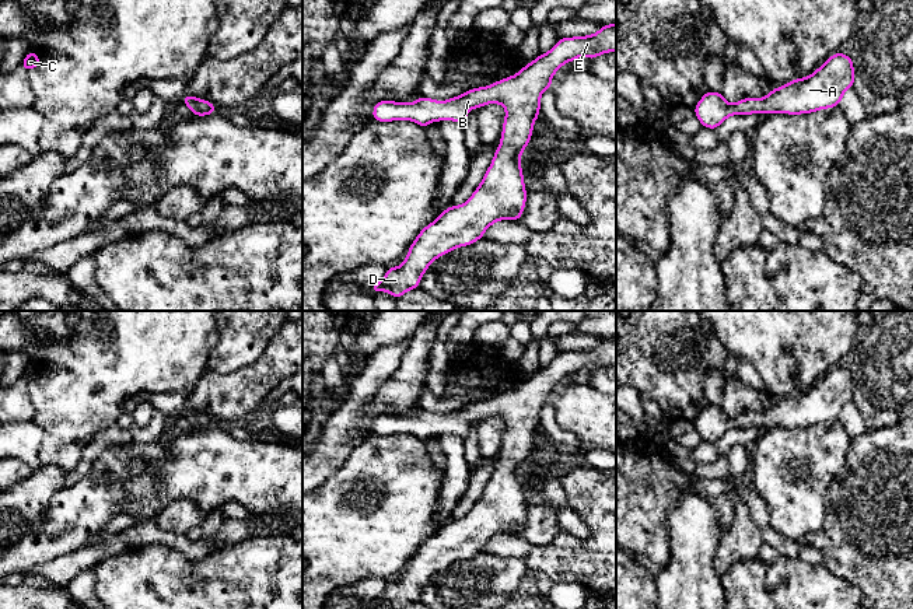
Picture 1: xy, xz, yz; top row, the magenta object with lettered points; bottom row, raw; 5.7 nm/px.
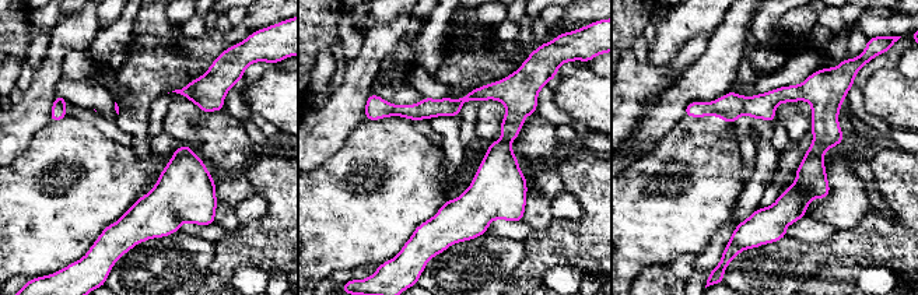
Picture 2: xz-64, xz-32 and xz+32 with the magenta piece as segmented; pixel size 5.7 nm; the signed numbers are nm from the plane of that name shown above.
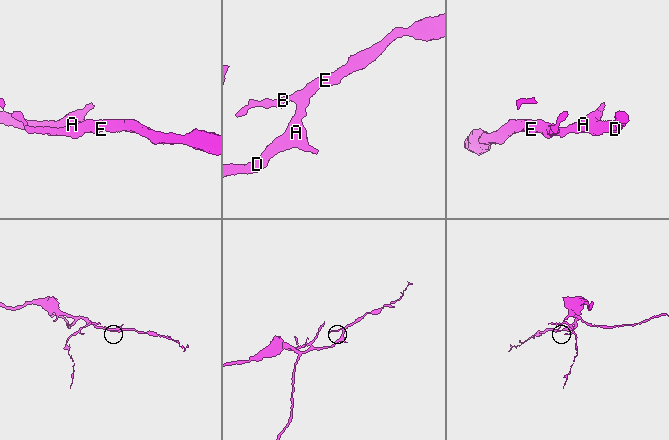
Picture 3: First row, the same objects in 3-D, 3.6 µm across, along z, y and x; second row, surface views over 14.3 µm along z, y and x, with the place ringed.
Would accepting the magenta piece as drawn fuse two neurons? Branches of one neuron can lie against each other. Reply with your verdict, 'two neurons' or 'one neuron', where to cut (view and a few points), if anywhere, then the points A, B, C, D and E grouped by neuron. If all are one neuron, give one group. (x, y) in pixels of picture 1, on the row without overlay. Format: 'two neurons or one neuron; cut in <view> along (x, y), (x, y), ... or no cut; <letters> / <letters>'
one neuron; no cut; A B C D E

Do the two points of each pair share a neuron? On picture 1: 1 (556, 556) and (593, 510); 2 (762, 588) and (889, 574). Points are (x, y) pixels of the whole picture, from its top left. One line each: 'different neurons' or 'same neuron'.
1: same neuron
2: different neurons

